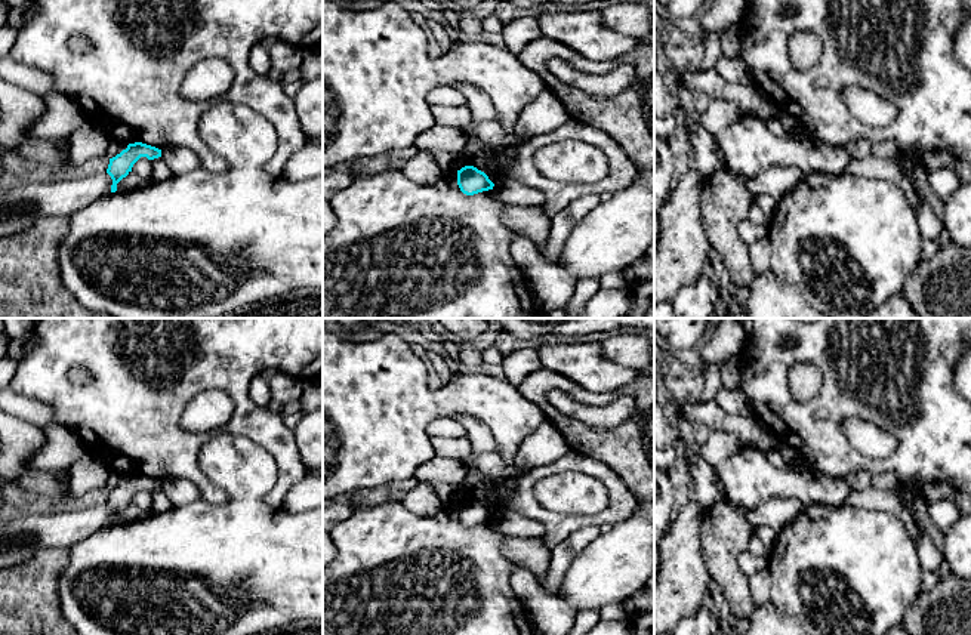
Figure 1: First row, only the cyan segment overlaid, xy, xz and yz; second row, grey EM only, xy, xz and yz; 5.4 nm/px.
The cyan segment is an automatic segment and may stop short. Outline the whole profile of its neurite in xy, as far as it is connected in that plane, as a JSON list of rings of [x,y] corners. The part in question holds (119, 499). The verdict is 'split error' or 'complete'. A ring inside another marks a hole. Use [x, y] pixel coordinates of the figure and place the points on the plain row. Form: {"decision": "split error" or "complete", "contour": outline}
{"decision": "complete", "contour": [[[135,474],[129,475],[127,480],[115,488],[110,490],[107,505],[112,511],[111,524],[117,523],[117,515],[132,503],[133,496],[141,488],[147,488],[148,491],[158,490],[161,488],[161,481],[142,474]]]}

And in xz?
{"decision": "complete", "contour": [[[465,497],[457,502],[457,517],[460,523],[466,527],[488,523],[494,518],[488,508],[474,497]]]}

